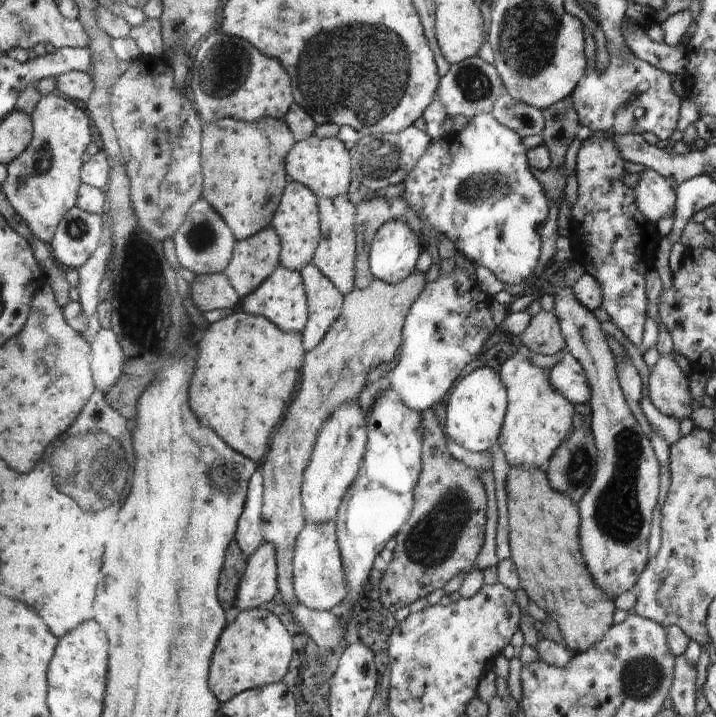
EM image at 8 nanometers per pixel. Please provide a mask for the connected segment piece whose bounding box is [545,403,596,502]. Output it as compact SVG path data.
M590 403L575 404L575 416L573 421L573 432L560 445L555 454L552 454L551 460L545 465L547 478L550 486L560 494L568 495L574 502L580 502L580 499L594 480L596 476L596 446L594 446L594 437L591 429L592 411Z

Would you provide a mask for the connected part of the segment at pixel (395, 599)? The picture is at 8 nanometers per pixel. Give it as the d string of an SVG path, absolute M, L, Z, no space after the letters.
M432 408L421 411L420 418L424 428L422 470L414 488L414 510L396 534L392 561L387 564L379 584L379 601L393 615L398 608L444 588L454 576L474 570L474 560L484 542L486 492L475 468L454 460L448 452L444 424Z

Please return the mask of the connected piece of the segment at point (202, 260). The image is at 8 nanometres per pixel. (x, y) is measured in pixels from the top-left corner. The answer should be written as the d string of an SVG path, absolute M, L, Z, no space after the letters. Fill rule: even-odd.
M203 198L197 200L196 204L192 204L190 209L184 224L180 226L179 232L173 237L178 262L195 275L224 273L232 260L237 241L232 230Z

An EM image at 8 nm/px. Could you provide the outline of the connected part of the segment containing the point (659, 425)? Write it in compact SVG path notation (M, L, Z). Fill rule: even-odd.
M646 384L641 388L642 400L640 407L644 416L647 418L650 426L654 428L654 432L663 437L668 444L672 446L674 442L678 442L682 436L680 432L680 421L672 416L664 416L653 404L650 402L649 387Z

